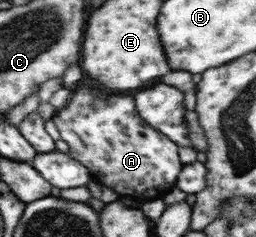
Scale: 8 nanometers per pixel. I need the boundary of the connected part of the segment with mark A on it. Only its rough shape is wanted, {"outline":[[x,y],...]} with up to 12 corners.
{"outline":[[85,84],[52,120],[69,154],[121,196],[177,186],[181,146],[129,96]]}

